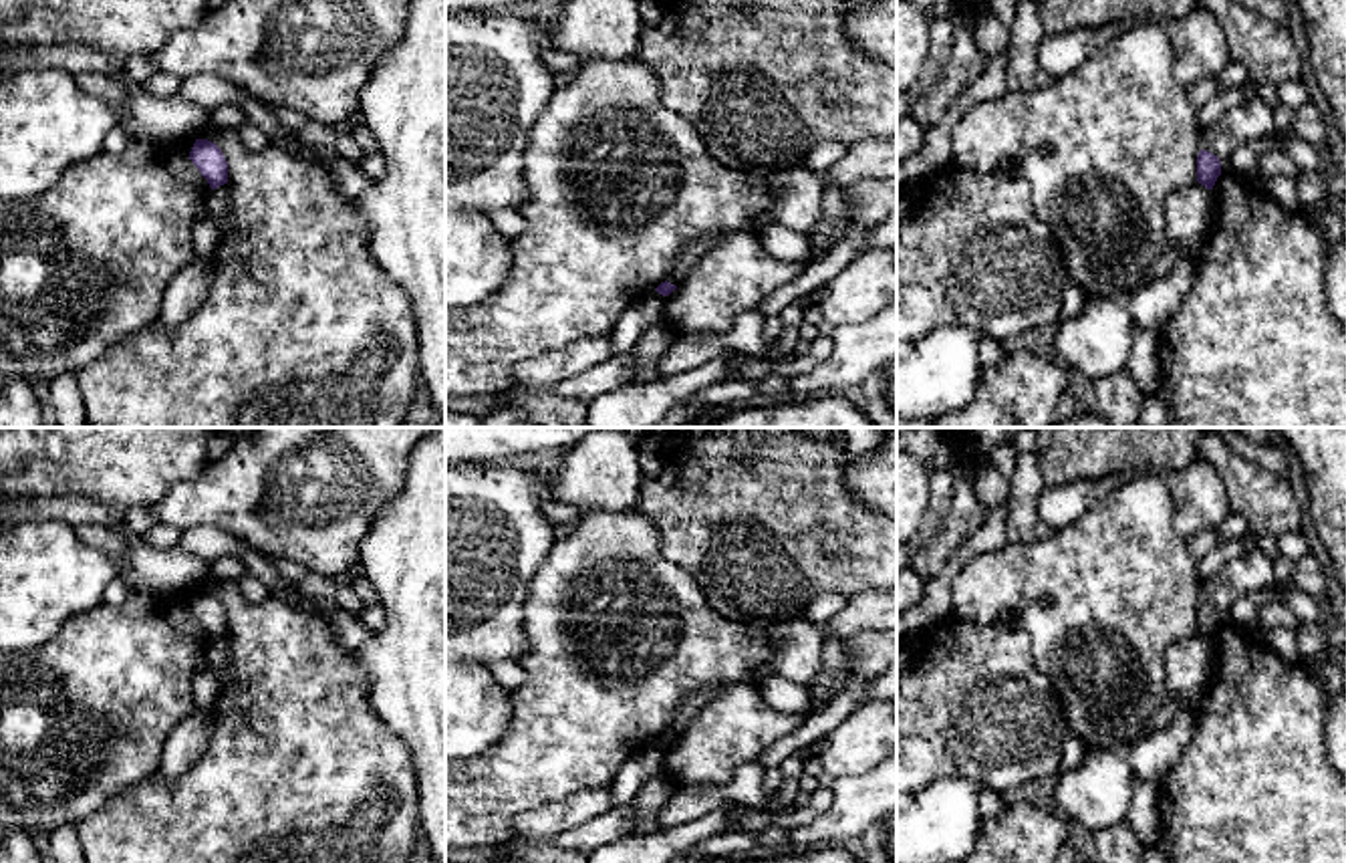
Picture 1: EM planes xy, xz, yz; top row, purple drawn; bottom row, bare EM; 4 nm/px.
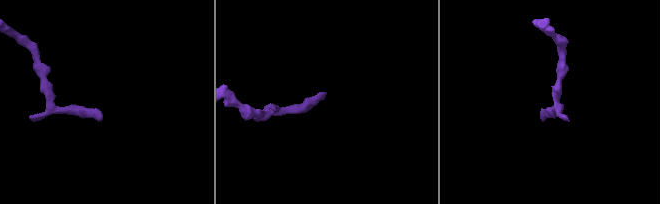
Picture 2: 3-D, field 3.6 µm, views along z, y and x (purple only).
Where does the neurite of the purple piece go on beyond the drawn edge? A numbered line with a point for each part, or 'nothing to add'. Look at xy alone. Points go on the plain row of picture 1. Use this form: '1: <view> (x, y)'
nothing to add

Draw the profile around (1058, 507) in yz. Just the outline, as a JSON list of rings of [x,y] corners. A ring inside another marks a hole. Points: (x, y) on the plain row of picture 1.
[[[1112,474],[1096,480],[1046,486],[1038,502],[1038,516],[1052,530],[1066,528],[1078,522],[1100,498],[1130,478],[1132,474]]]

